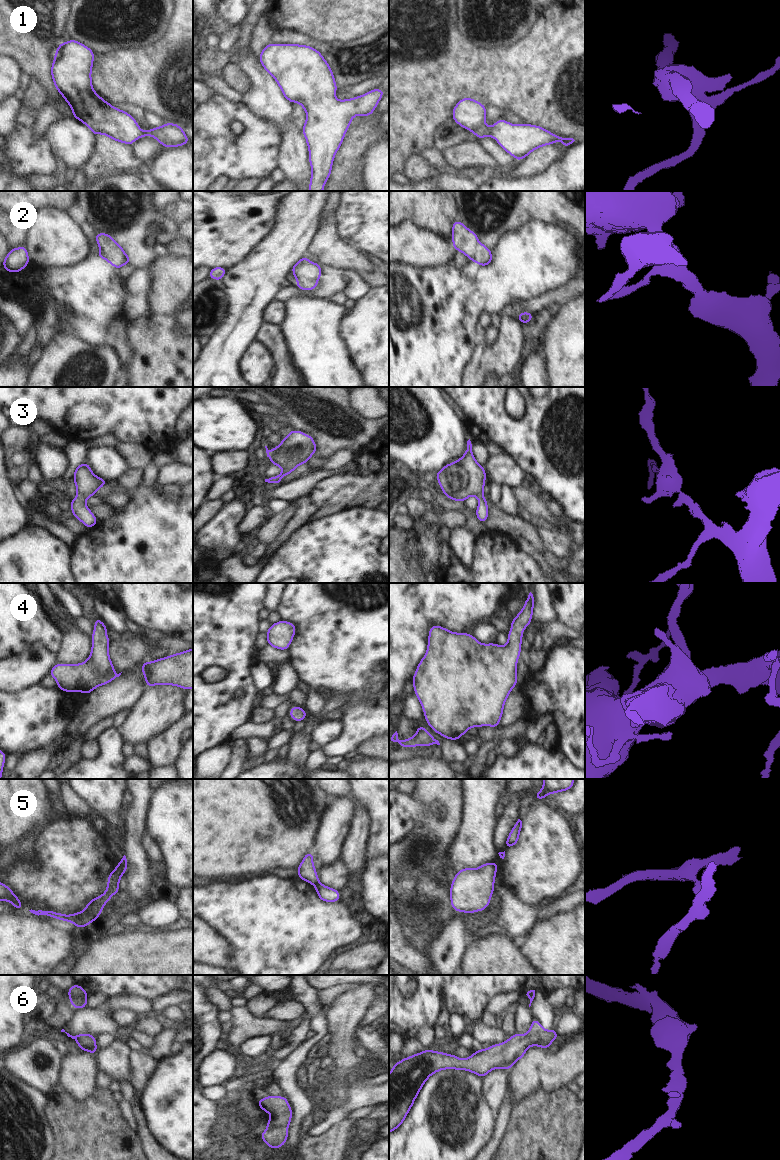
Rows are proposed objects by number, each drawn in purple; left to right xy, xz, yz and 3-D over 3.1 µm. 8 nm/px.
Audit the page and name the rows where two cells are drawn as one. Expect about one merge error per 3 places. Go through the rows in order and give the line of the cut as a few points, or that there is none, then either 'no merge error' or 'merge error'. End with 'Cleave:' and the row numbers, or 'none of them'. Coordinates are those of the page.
1: cut none; no merge error
2: cut none; no merge error
3: cut none; no merge error
4: cut none; no merge error
5: cut xy (118, 864), (123, 873); merge error
6: cut none; no merge error
Cleave: 5

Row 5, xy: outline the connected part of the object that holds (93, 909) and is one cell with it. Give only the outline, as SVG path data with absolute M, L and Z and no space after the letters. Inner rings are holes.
M119 865L109 874L107 880L107 890L100 896L94 897L90 902L87 903L85 909L82 912L74 913L71 915L65 915L63 913L56 913L52 910L29 910L35 915L46 915L51 918L55 918L61 921L71 922L76 925L79 929L88 926L91 922L95 922L96 918L102 914L102 909L106 903L110 901L110 897L118 893L119 881L122 876L122 871Z

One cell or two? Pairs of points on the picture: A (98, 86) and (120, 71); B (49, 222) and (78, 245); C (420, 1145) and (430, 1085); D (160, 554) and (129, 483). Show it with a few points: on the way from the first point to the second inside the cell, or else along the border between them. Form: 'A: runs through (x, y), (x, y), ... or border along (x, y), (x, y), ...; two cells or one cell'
A: runs through (102, 80), (111, 71), (114, 71); one cell
B: runs through (56, 229), (71, 244); one cell
C: runs through (424, 1130), (424, 1111), (428, 1100); one cell
D: border along (143, 469), (142, 481), (134, 489); two cells

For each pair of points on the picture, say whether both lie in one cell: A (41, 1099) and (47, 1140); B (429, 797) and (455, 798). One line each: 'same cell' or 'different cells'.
A: same cell
B: same cell

